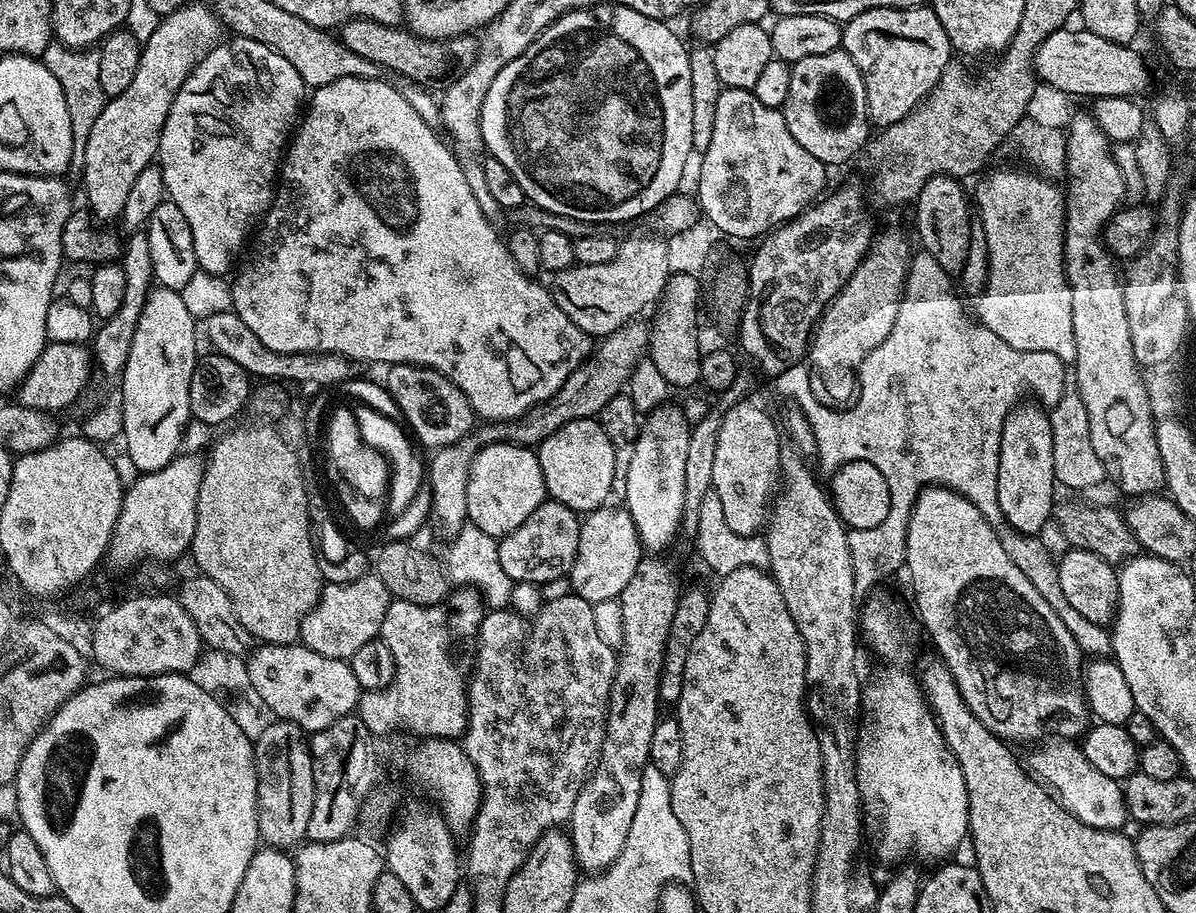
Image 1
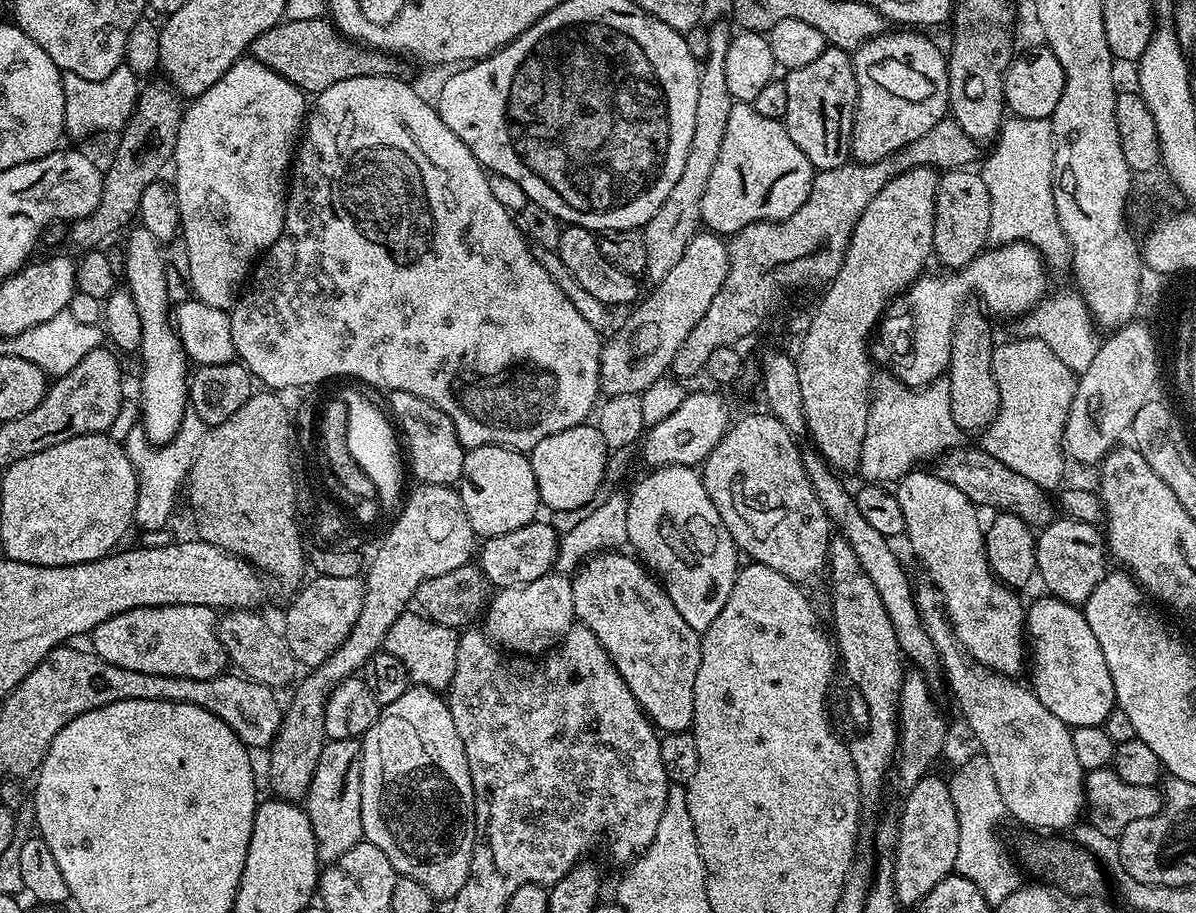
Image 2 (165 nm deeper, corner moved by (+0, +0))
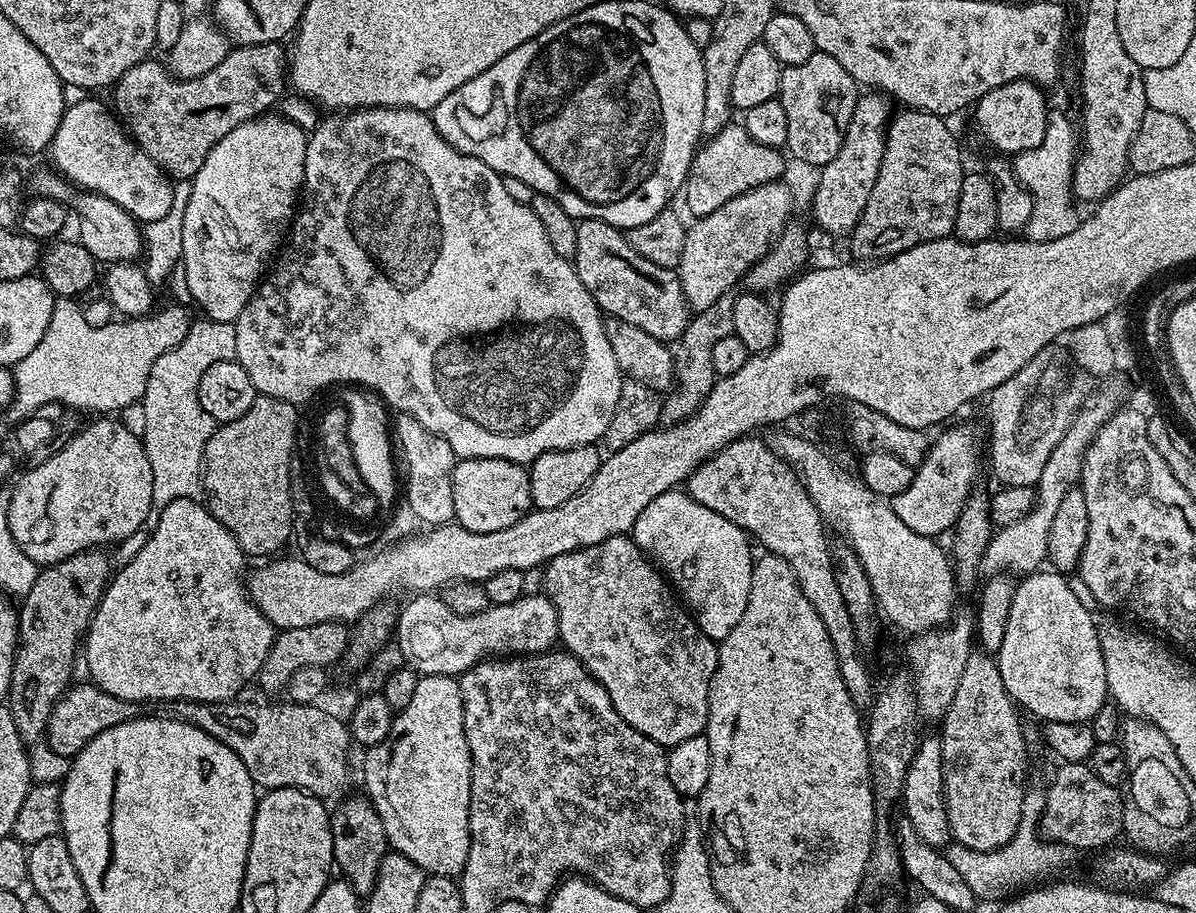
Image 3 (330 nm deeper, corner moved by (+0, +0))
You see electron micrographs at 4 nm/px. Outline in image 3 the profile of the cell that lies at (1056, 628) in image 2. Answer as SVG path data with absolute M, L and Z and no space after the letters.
M1037 570L1025 575L1016 585L1014 602L1010 602L1010 619L1006 621L1006 635L994 656L1002 674L1002 686L1013 704L1023 711L1025 708L1033 712L1040 722L1090 722L1109 699L1100 630L1097 621L1092 621L1087 606L1064 581L1067 579L1055 570L1044 571Z

